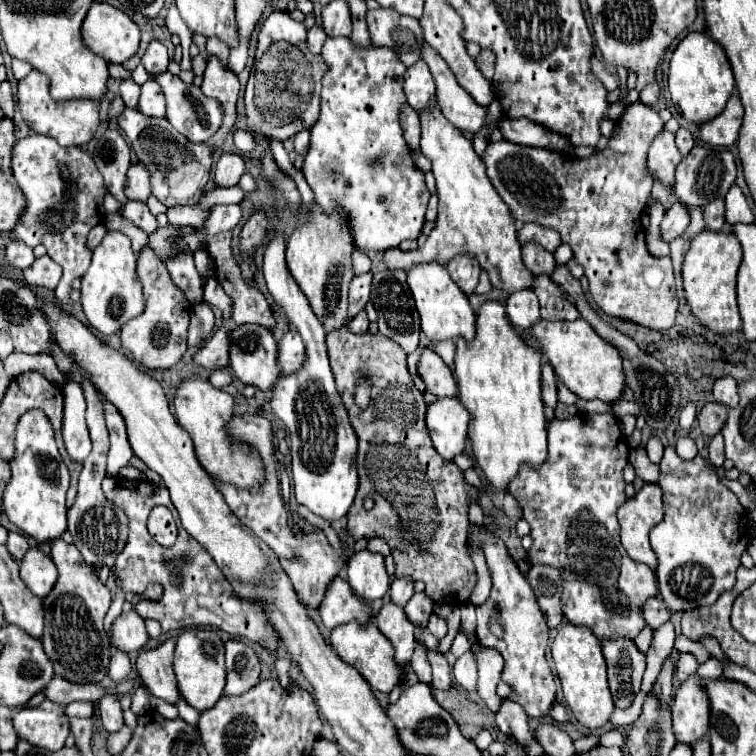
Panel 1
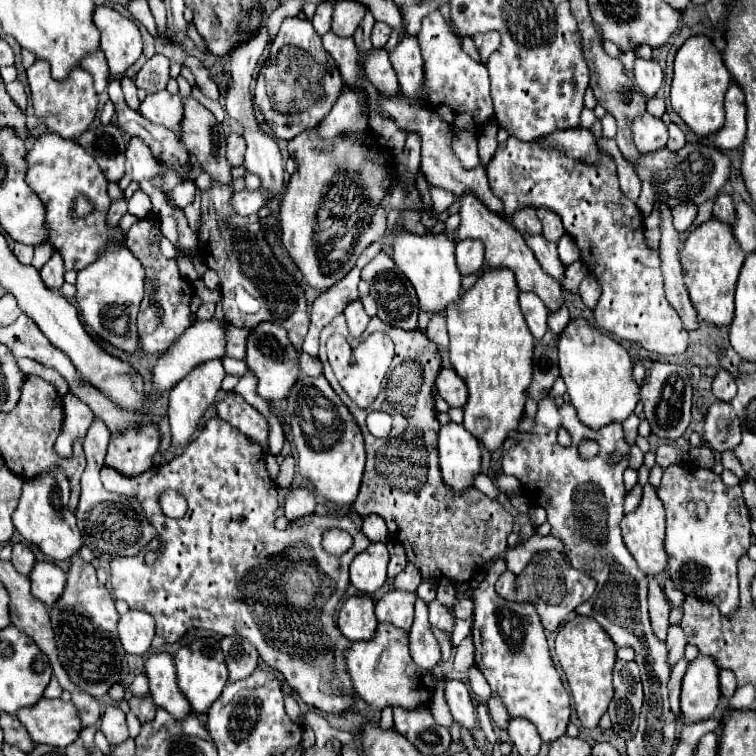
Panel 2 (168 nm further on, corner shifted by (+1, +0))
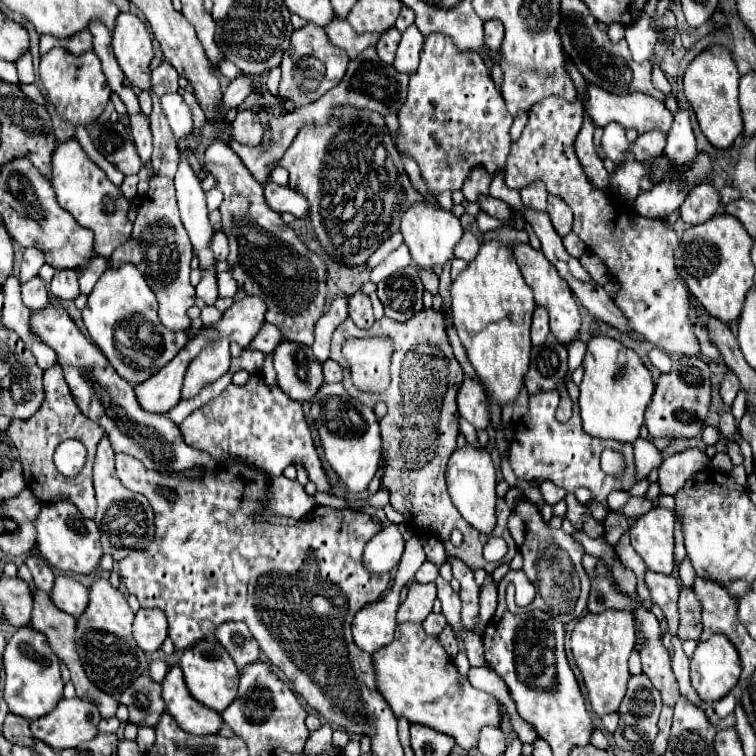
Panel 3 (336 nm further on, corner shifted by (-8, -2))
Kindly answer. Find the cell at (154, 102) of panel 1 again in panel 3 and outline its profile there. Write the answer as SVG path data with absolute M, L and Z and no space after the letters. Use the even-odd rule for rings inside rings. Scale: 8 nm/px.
M171 93L171 95L163 95L161 97L163 103L163 111L165 117L171 125L173 135L179 139L183 135L187 135L187 131L193 131L193 117L191 117L191 109L187 107L187 103L183 101L183 97L179 93Z

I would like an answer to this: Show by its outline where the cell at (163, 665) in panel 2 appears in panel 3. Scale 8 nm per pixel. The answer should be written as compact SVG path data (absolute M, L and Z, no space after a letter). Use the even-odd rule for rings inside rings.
M177 665L169 669L163 681L163 699L167 711L179 723L179 727L183 727L183 731L193 735L217 735L221 731L221 715L191 697L185 687L183 671Z

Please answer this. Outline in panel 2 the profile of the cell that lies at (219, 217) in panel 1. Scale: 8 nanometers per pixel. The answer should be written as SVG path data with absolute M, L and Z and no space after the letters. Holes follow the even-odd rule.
M238 191L232 195L232 209L236 213L242 213L242 217L258 213L262 205L266 205L268 195L262 191Z

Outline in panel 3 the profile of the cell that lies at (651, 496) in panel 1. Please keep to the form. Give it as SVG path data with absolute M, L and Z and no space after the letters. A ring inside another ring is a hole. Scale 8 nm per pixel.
M651 509L637 519L635 527L629 533L633 549L649 571L663 575L673 573L673 513L669 509Z

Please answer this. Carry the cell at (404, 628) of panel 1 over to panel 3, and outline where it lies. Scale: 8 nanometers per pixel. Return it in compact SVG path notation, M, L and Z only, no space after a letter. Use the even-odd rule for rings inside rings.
M411 581L409 595L405 603L399 605L397 611L397 623L423 623L425 617L433 611L433 601L437 597L435 583L417 583Z

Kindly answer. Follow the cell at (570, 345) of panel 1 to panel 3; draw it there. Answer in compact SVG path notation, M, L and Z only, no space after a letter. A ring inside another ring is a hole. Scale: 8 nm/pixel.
M593 337L587 343L585 355L585 377L579 385L579 407L585 433L599 439L615 439L621 443L635 443L639 439L641 425L645 421L645 409L655 393L651 371L641 363L639 355L619 341L609 337Z

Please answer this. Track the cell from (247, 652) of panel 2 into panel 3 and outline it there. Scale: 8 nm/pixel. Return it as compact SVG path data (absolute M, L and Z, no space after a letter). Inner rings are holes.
M237 621L223 623L217 627L215 637L227 649L227 653L231 655L231 659L239 669L259 659L259 645L245 623L237 623Z

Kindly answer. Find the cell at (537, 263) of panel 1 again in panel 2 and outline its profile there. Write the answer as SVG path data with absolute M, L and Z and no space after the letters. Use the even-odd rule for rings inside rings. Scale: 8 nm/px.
M522 209L518 213L512 215L512 225L518 229L518 233L522 235L542 235L542 223L536 217L536 211L530 209Z

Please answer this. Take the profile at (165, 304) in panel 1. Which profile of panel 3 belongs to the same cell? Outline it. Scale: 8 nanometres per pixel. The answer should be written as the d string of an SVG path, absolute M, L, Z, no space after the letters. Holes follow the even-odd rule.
M153 175L149 179L149 191L143 195L137 207L137 219L131 239L119 245L111 255L111 269L119 269L123 263L133 263L159 299L159 319L167 329L185 331L191 325L187 311L195 305L195 287L189 283L189 263L193 259L193 247L189 235L179 219L175 185L169 177Z

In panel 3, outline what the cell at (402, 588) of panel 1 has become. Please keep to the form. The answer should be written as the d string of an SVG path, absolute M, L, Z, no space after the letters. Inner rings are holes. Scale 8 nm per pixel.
M425 561L425 563L419 567L419 571L417 571L415 579L417 579L419 583L431 583L431 581L435 581L435 577L437 577L437 575L439 575L439 569L435 567L435 563Z

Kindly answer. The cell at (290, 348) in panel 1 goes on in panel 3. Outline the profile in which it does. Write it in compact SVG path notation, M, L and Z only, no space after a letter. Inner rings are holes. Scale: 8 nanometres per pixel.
M329 359L323 363L323 375L325 375L325 383L341 383L343 367L337 361Z

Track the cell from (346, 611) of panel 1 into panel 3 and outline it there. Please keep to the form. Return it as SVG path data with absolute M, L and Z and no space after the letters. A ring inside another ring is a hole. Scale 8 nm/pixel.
M395 583L393 589L375 603L365 605L353 619L353 639L355 643L367 651L375 653L377 649L391 643L397 621L397 607L399 607L399 591L401 587Z

